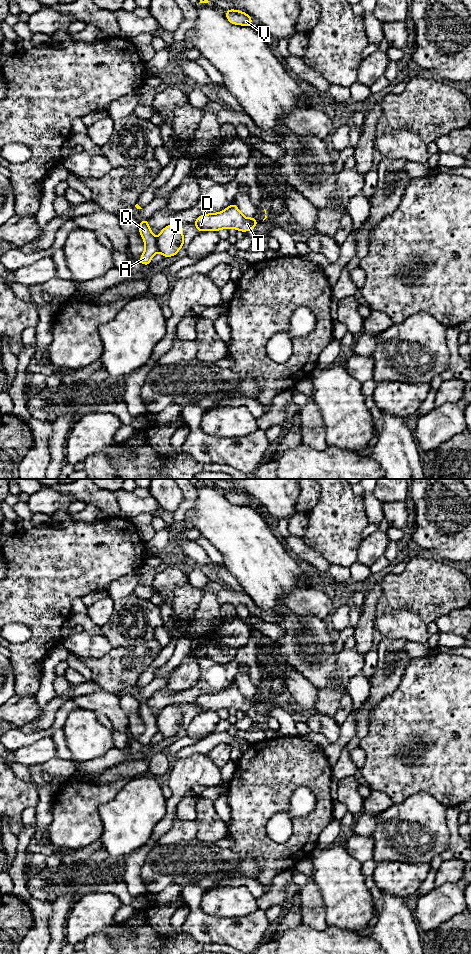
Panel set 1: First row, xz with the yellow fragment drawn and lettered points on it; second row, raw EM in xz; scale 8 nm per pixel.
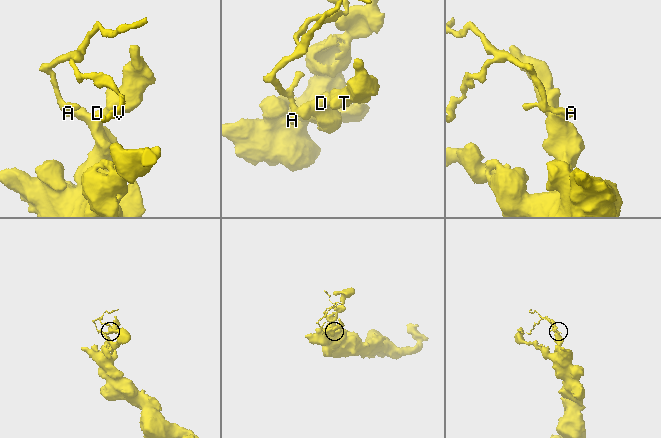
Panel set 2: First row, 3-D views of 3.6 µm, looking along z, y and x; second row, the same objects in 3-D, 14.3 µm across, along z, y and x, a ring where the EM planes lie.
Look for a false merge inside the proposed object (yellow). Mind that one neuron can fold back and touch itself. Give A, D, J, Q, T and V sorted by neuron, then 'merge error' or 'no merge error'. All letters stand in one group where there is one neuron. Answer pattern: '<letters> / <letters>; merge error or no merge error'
A Q V / D J T; merge error

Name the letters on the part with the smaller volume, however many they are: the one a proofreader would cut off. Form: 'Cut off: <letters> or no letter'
Cut off: A, Q, V

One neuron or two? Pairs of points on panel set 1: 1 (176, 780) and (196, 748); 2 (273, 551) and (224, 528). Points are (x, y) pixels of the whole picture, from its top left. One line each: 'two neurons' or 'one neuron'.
1: two neurons
2: one neuron

